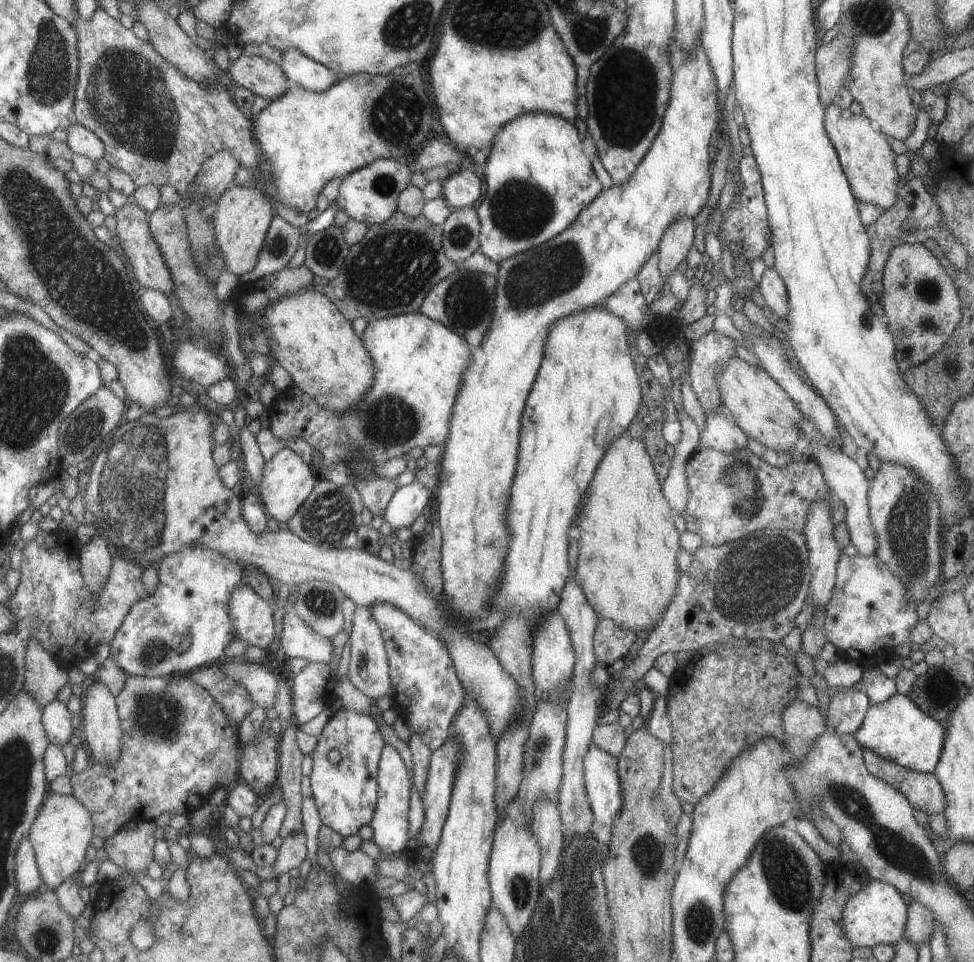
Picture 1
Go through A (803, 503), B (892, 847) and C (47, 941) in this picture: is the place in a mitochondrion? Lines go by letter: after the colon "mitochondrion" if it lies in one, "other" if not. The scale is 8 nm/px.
A: other
B: mitochondrion
C: mitochondrion

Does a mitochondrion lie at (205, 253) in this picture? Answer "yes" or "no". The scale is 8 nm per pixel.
yes

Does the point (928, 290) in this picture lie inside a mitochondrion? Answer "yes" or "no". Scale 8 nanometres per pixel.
yes

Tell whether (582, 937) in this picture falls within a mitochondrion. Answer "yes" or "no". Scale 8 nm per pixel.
yes

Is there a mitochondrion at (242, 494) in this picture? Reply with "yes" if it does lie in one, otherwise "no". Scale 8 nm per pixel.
no

